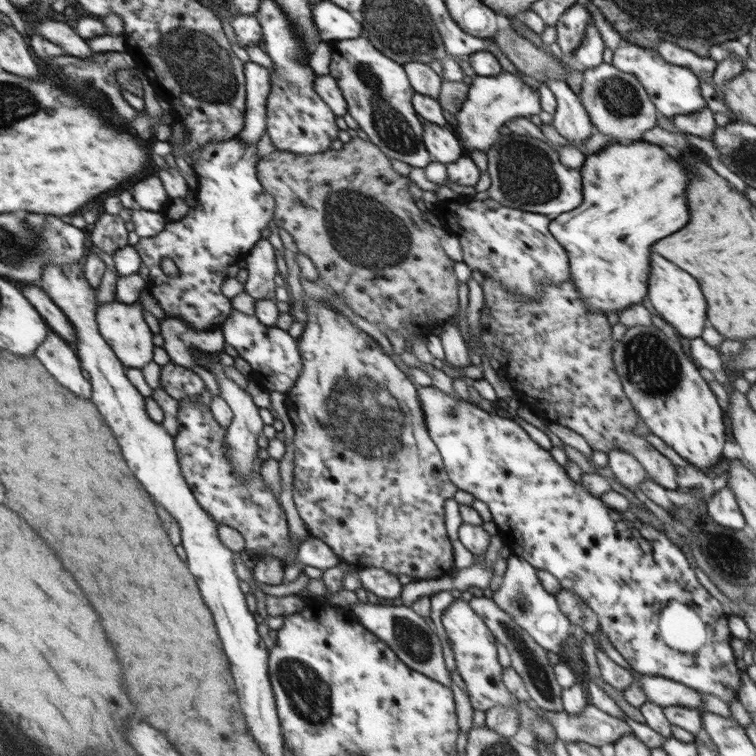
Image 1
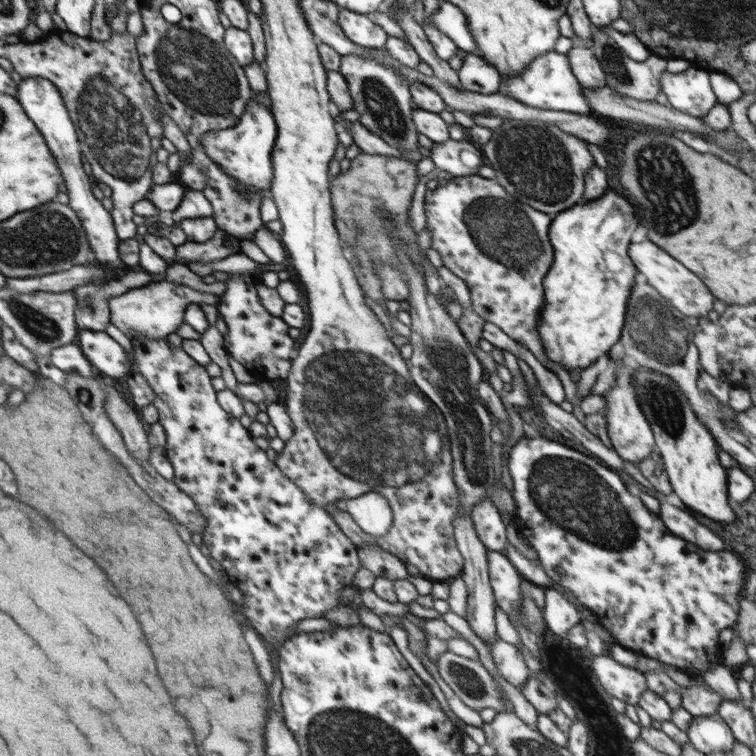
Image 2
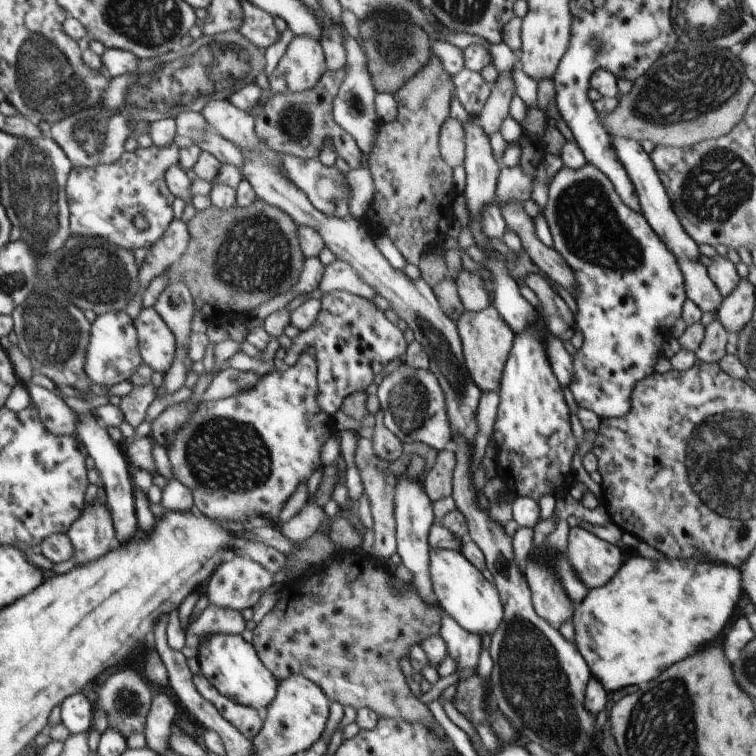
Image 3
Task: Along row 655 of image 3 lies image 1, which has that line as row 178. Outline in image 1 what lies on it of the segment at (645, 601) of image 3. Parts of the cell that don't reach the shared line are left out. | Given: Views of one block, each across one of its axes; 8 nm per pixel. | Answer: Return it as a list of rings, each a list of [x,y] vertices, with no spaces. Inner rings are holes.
[[[639,141],[628,143],[628,146],[622,146],[622,143],[612,143],[600,152],[594,153],[590,156],[586,156],[582,167],[582,190],[584,190],[584,202],[581,206],[578,206],[571,212],[560,214],[556,219],[551,220],[549,225],[549,231],[558,239],[558,243],[566,249],[568,258],[570,261],[570,277],[576,285],[576,289],[579,289],[580,297],[582,301],[592,309],[592,311],[600,311],[600,313],[608,314],[610,311],[621,312],[632,304],[638,304],[642,302],[642,298],[646,296],[648,292],[648,268],[650,268],[650,246],[656,242],[656,240],[662,240],[678,230],[682,230],[682,226],[686,226],[686,222],[690,220],[690,212],[688,212],[688,206],[686,206],[686,194],[684,194],[684,186],[686,182],[690,182],[690,172],[686,170],[686,164],[682,158],[672,158],[668,156],[668,152],[656,144],[648,144],[645,141]]]

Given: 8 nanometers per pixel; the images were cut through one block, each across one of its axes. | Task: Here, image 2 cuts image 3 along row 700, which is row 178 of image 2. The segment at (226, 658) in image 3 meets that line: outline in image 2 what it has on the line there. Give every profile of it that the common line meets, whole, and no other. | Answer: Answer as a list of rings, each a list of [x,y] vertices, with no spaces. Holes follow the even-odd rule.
[[[250,100],[240,115],[238,124],[225,130],[210,130],[200,137],[204,152],[214,159],[233,178],[233,187],[243,193],[262,193],[268,196],[273,177],[272,150],[278,136],[278,125],[271,110],[256,100]]]

